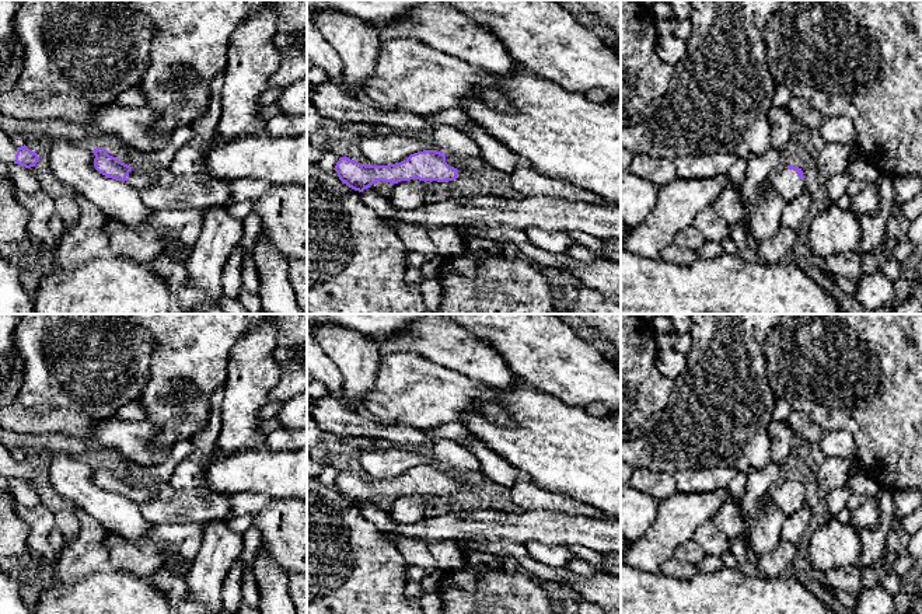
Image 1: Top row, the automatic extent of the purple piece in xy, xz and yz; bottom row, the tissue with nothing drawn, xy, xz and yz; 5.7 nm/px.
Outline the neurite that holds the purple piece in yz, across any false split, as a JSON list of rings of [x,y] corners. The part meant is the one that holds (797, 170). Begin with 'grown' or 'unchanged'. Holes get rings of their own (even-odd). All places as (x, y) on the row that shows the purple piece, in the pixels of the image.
grown | [[[794,165],[780,167],[769,179],[758,186],[759,200],[769,192],[779,195],[786,203],[806,191],[806,179],[801,168]]]

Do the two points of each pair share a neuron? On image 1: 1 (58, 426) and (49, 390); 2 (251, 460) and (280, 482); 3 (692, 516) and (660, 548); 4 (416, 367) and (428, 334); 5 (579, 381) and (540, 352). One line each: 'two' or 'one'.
1: two
2: one
3: one
4: two
5: one

